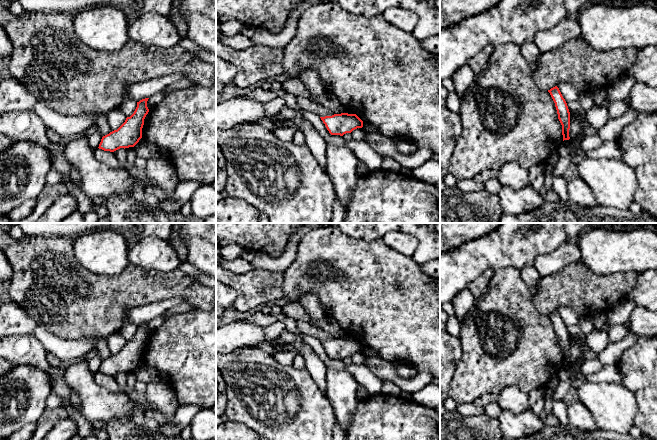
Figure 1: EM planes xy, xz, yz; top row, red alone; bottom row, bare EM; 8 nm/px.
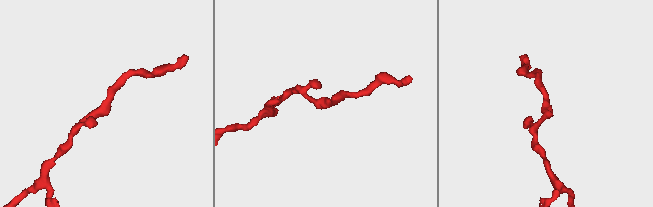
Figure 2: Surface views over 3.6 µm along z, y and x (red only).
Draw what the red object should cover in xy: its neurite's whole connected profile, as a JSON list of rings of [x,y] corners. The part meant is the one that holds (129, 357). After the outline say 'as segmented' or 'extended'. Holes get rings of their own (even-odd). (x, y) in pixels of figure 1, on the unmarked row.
[[[145,322],[137,326],[134,337],[117,353],[102,361],[99,373],[114,376],[120,372],[134,371],[142,362],[144,343],[149,336]]]; as segmented

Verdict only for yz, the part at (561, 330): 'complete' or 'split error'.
complete

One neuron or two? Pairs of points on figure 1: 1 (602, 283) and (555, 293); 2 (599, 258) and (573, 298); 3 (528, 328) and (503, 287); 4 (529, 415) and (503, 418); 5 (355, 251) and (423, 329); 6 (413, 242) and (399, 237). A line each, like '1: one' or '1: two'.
1: one
2: two
3: one
4: one
5: one
6: one

